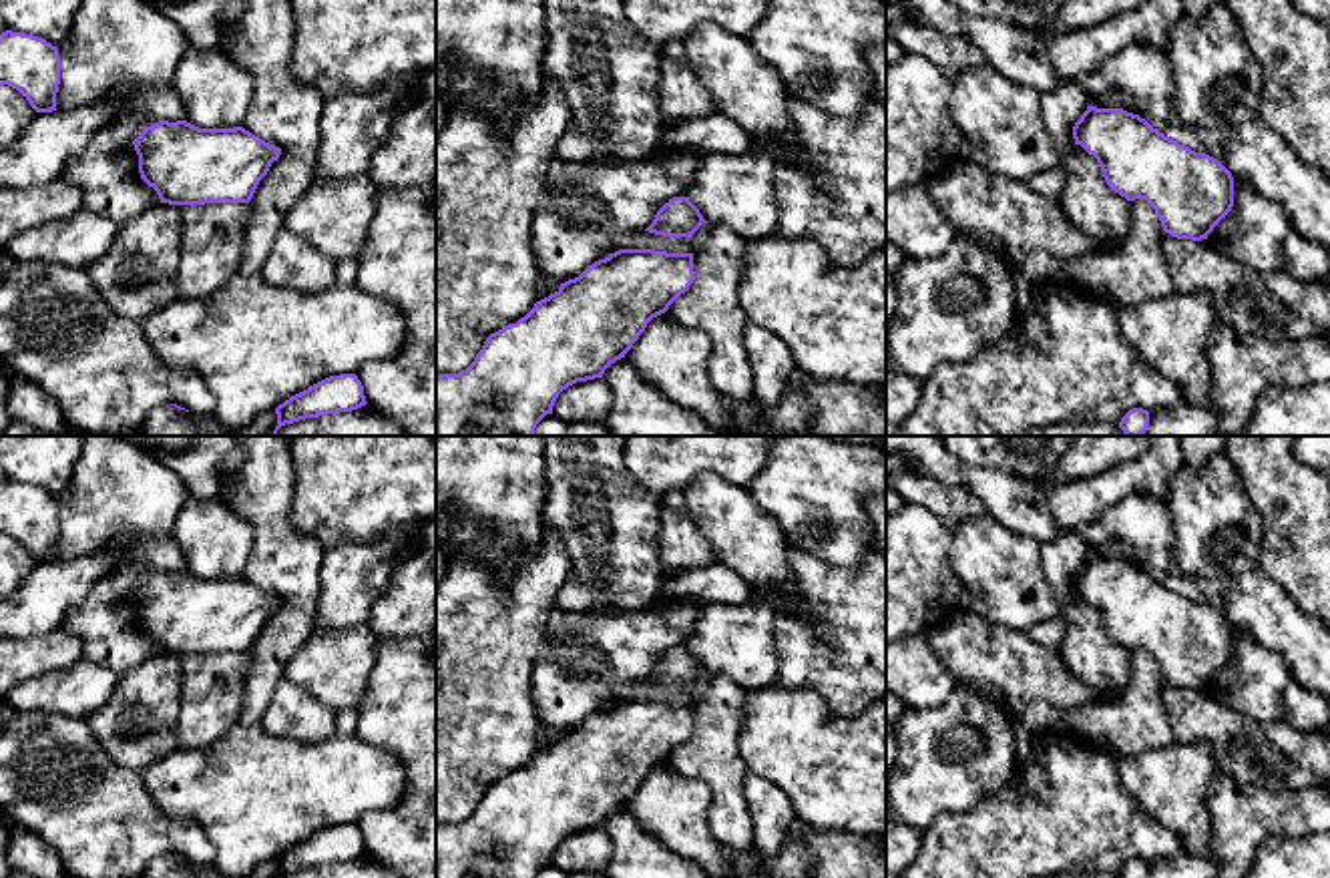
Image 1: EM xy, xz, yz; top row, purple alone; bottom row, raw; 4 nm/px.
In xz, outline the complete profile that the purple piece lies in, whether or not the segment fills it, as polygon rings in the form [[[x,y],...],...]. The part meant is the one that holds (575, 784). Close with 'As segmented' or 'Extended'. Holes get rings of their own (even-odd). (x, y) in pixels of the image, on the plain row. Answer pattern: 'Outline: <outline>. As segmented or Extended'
Outline: [[[619,699],[595,711],[579,727],[561,733],[555,743],[536,751],[516,774],[490,784],[466,820],[436,824],[436,878],[536,878],[546,864],[552,864],[563,840],[577,832],[603,828],[611,814],[625,808],[647,774],[665,763],[693,729],[693,703]]]. As segmented

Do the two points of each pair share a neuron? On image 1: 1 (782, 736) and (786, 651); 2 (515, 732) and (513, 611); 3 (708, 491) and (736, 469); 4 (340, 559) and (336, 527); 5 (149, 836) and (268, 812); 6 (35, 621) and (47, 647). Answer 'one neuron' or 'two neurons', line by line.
1: two neurons
2: one neuron
3: two neurons
4: two neurons
5: two neurons
6: two neurons

